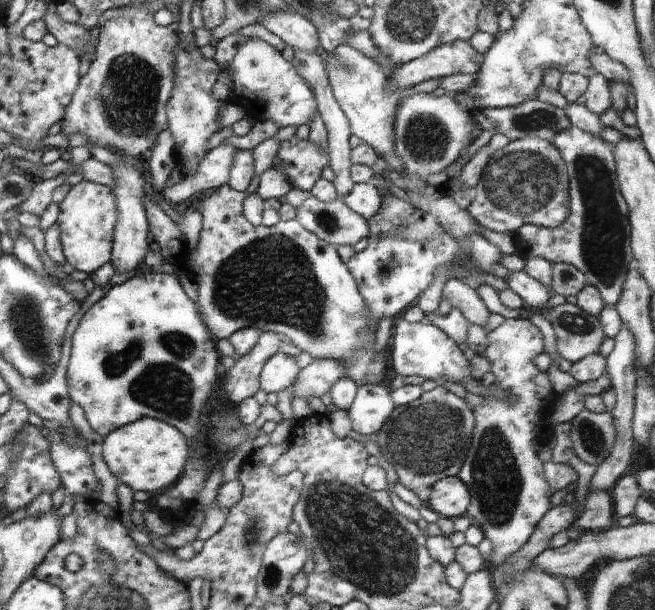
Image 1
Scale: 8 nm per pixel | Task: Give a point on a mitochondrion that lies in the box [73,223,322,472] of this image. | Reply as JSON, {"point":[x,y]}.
{"point":[163,386]}

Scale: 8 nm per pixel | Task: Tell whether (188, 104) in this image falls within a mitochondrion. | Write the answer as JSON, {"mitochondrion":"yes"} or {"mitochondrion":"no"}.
{"mitochondrion":"yes"}

